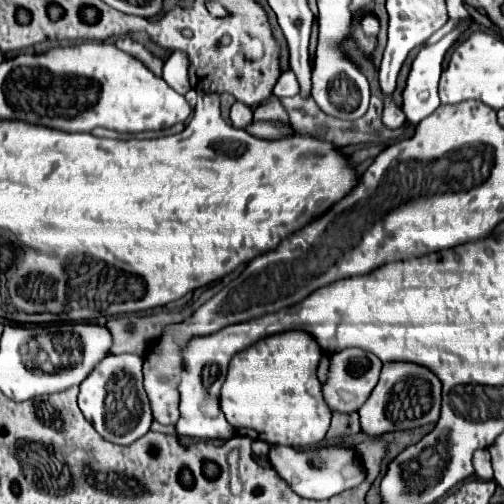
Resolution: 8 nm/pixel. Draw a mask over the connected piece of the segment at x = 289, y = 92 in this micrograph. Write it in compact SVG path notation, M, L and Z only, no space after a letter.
M283 72L277 86L275 96L295 96L297 94L297 78L293 72Z

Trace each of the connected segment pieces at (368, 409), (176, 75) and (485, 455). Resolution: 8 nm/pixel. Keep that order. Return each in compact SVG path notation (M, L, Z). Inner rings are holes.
M413 362L383 364L379 384L369 400L359 408L361 430L369 436L379 436L391 430L409 430L423 424L435 424L441 410L441 380L425 366Z
M174 51L164 62L163 80L179 94L185 94L191 90L188 74L189 60L181 51Z
M477 450L473 454L473 468L475 468L477 478L493 480L493 468L491 468L491 460L489 460L489 452L487 450Z

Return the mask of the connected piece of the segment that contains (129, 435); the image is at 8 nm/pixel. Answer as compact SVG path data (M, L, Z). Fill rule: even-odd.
M107 354L81 382L79 408L93 428L109 442L129 446L149 432L153 412L143 388L143 358L137 354Z

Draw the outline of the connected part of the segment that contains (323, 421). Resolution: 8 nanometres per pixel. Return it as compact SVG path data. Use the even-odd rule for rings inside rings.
M289 330L261 338L259 342L235 354L229 362L227 378L221 388L221 410L227 422L239 436L247 436L251 440L263 440L271 446L273 444L285 444L293 448L317 446L325 438L333 416L331 408L323 398L321 382L317 380L317 366L321 358L323 358L321 346L315 342L311 334L303 330Z

